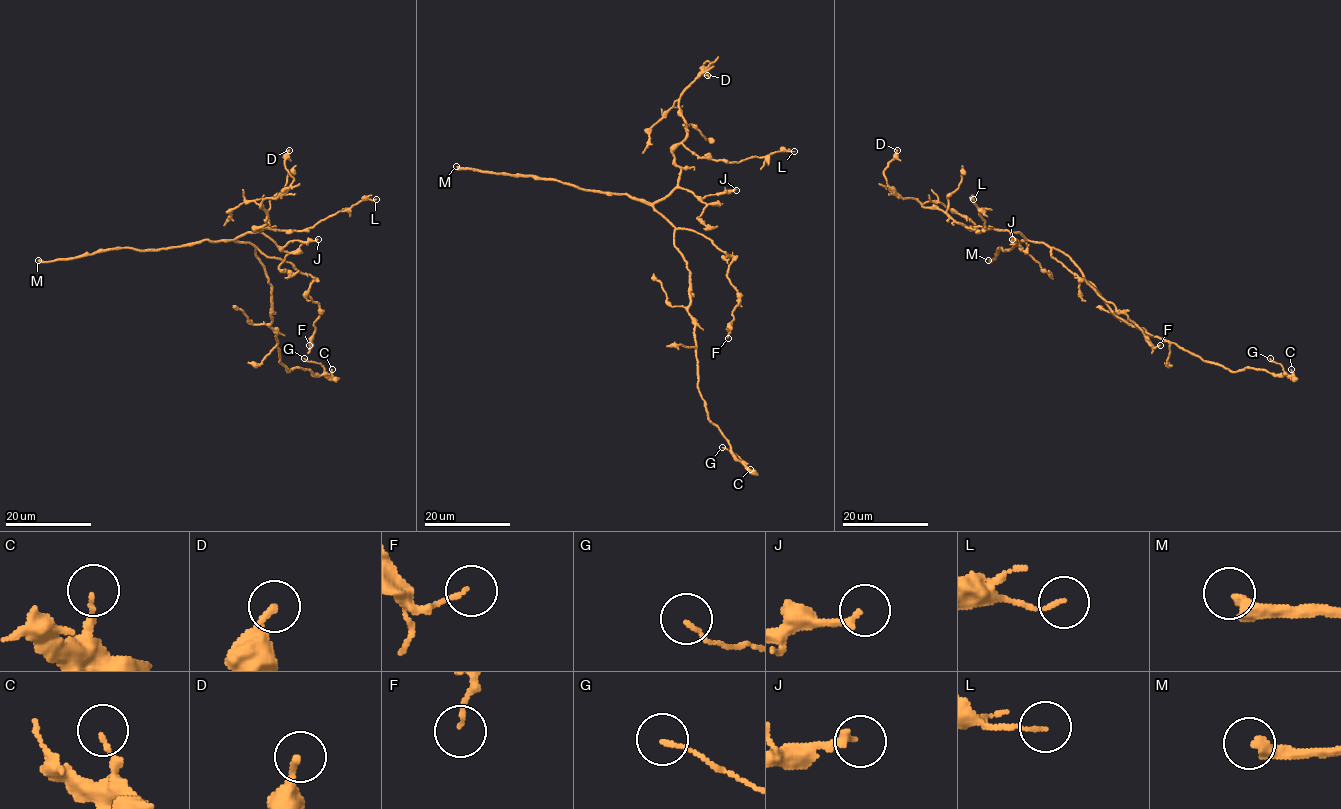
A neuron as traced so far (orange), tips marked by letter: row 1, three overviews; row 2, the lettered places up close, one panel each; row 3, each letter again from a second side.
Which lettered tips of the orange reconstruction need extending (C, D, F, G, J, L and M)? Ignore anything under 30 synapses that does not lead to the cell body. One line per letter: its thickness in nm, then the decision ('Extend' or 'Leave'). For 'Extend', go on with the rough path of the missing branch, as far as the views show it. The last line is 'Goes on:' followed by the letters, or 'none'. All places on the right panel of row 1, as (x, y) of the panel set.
C: Thickness 140 nm. Leave
D: Thickness 190 nm. Leave
F: Thickness 110 nm. Leave
G: Thickness 120 nm. Leave
J: Thickness 190 nm. Leave
L: Thickness 110 nm. Leave
M: Thickness 400 nm. Extend. Course of what is missing: (988, 260), (1014, 228), (1004, 209), (966, 209), (914, 193), (848, 214), (838, 199)
Goes on: M

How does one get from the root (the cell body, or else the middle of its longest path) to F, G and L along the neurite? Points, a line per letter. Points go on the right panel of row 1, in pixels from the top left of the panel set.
F: (1079, 267), (1060, 251), (1051, 249), (1052, 257), (1120, 310), (1154, 347), (1160, 345)
G: (1079, 267), (1116, 315), (1203, 360), (1231, 371), (1252, 368), (1282, 375), (1282, 367), (1270, 358)
L: (1079, 267), (1060, 251), (1028, 240), (1020, 233), (966, 227), (982, 231), (984, 228), (973, 199)

